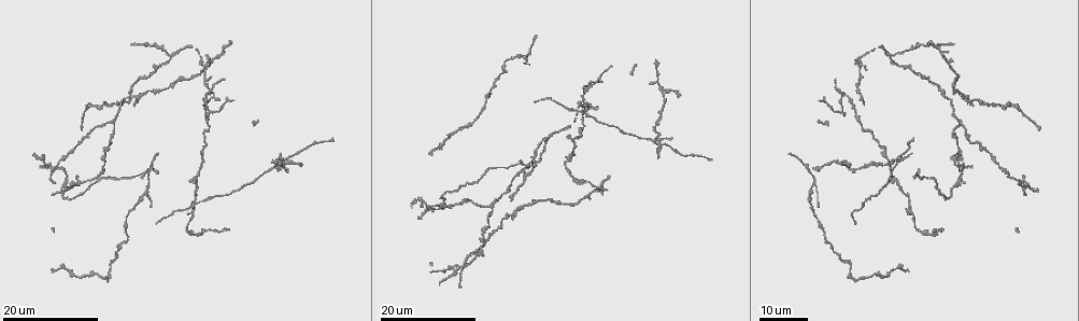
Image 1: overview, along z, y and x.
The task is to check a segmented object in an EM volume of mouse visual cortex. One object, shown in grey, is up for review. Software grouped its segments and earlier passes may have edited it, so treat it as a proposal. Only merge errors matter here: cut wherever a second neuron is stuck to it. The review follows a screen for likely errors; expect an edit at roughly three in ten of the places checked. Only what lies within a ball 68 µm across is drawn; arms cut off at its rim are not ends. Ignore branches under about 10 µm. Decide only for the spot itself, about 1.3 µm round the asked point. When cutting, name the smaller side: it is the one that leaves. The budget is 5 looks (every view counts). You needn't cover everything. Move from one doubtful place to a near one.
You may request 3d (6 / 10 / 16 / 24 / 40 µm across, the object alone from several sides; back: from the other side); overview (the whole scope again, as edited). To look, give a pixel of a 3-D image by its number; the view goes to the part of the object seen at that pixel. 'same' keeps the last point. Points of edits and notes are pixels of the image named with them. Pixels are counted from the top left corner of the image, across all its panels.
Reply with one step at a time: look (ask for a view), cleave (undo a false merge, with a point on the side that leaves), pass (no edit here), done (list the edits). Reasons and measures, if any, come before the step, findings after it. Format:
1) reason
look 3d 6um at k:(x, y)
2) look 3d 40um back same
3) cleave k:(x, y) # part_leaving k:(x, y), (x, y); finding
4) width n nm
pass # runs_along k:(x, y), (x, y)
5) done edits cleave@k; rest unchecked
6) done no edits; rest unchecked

look 3d 16um at 1:(52, 168)

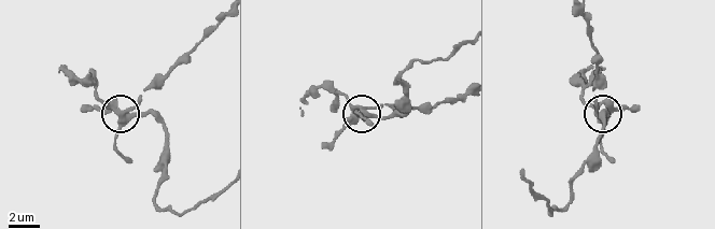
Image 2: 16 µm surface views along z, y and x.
look 3d 6um at 2:(365, 113)

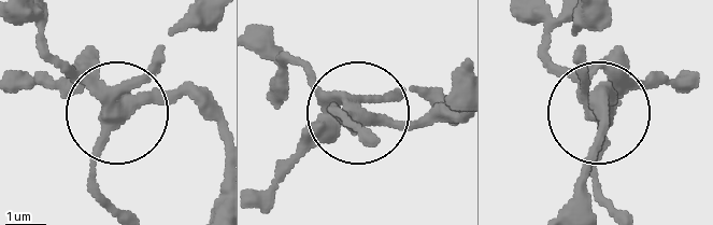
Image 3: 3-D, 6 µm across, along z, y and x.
pass # runs_along 3:(187, 17), (112, 103), (47, 52); continuous, no second neuron

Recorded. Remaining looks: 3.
three-way junction
look 3d 16um at 1:(510, 214)

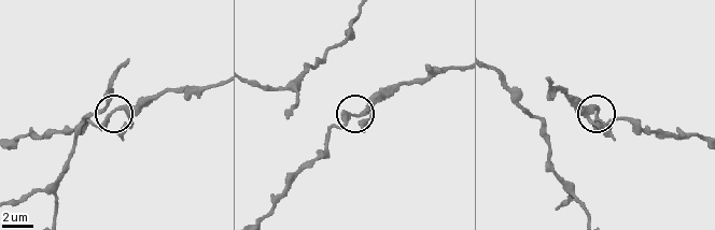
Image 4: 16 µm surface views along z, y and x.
look 3d 10um at 4:(598, 117)

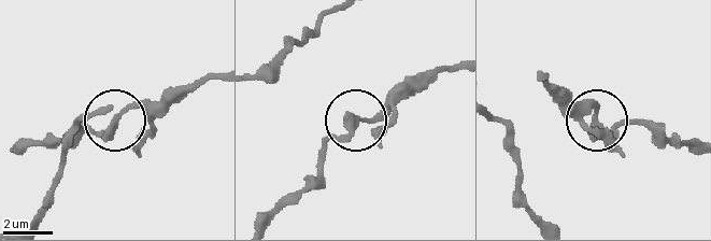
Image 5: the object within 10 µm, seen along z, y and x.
look 3d 10um back at 5:(117, 122)

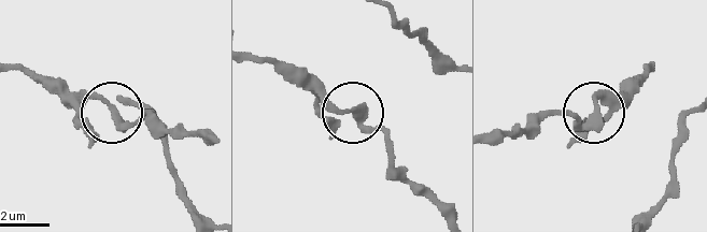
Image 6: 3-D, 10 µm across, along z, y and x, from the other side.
pass # one neuron here

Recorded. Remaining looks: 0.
done no edits; rest unchecked

